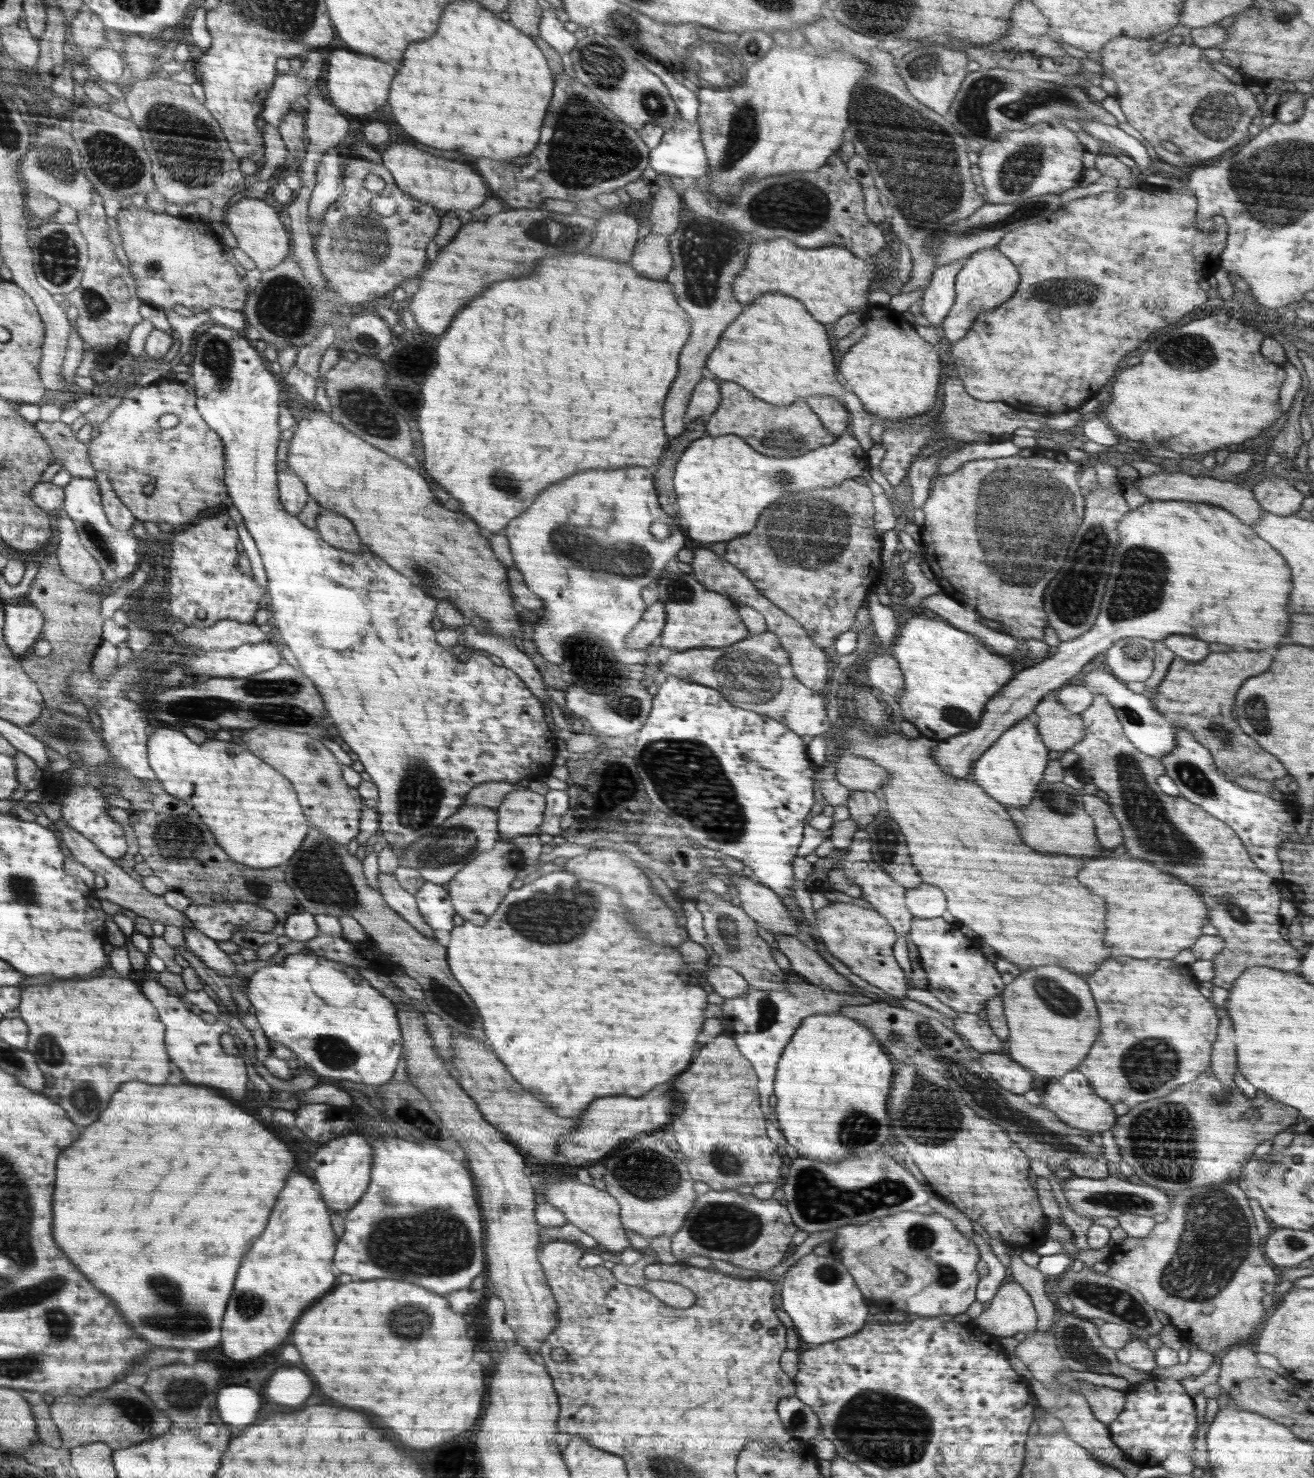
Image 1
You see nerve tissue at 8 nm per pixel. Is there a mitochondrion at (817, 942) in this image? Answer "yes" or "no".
no

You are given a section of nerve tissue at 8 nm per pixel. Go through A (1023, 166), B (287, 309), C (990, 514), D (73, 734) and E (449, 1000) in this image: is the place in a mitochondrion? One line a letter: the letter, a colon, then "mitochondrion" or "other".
A: mitochondrion
B: mitochondrion
C: mitochondrion
D: mitochondrion
E: mitochondrion

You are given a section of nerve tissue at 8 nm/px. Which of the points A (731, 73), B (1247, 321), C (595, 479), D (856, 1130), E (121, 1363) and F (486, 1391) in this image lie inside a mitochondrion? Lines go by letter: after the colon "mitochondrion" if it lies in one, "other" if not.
A: mitochondrion
B: other
C: other
D: mitochondrion
E: other
F: other

